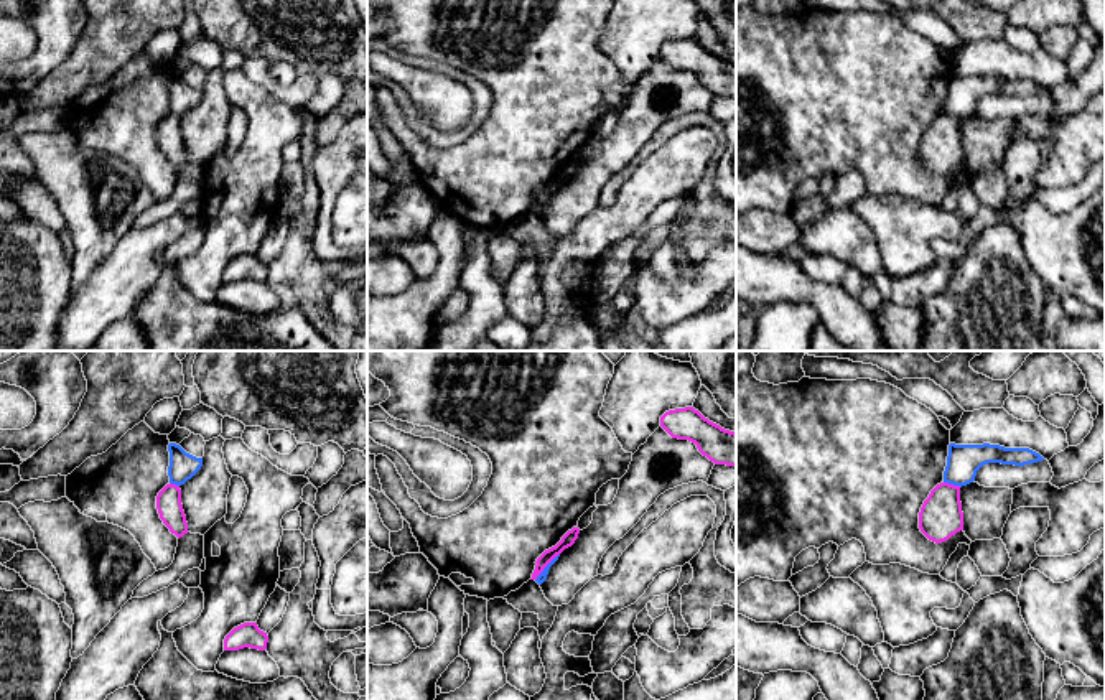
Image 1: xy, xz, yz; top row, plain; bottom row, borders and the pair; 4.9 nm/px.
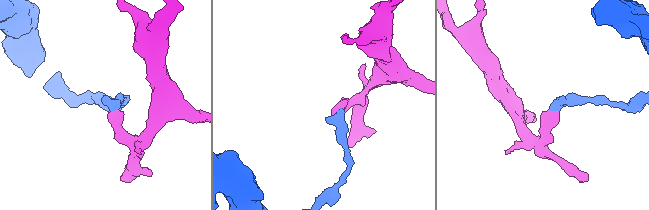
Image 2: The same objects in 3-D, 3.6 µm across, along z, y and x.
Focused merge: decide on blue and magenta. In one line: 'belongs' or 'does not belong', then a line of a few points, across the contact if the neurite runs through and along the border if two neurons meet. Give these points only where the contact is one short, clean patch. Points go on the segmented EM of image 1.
does not belong | xz (559, 554), (536, 580)

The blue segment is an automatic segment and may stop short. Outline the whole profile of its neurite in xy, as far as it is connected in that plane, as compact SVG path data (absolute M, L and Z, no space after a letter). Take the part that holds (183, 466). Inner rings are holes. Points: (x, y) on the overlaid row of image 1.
M170 443L168 451L170 451L168 476L170 476L171 484L176 484L176 486L184 484L203 466L203 458L196 458L196 456L186 453L176 443Z

